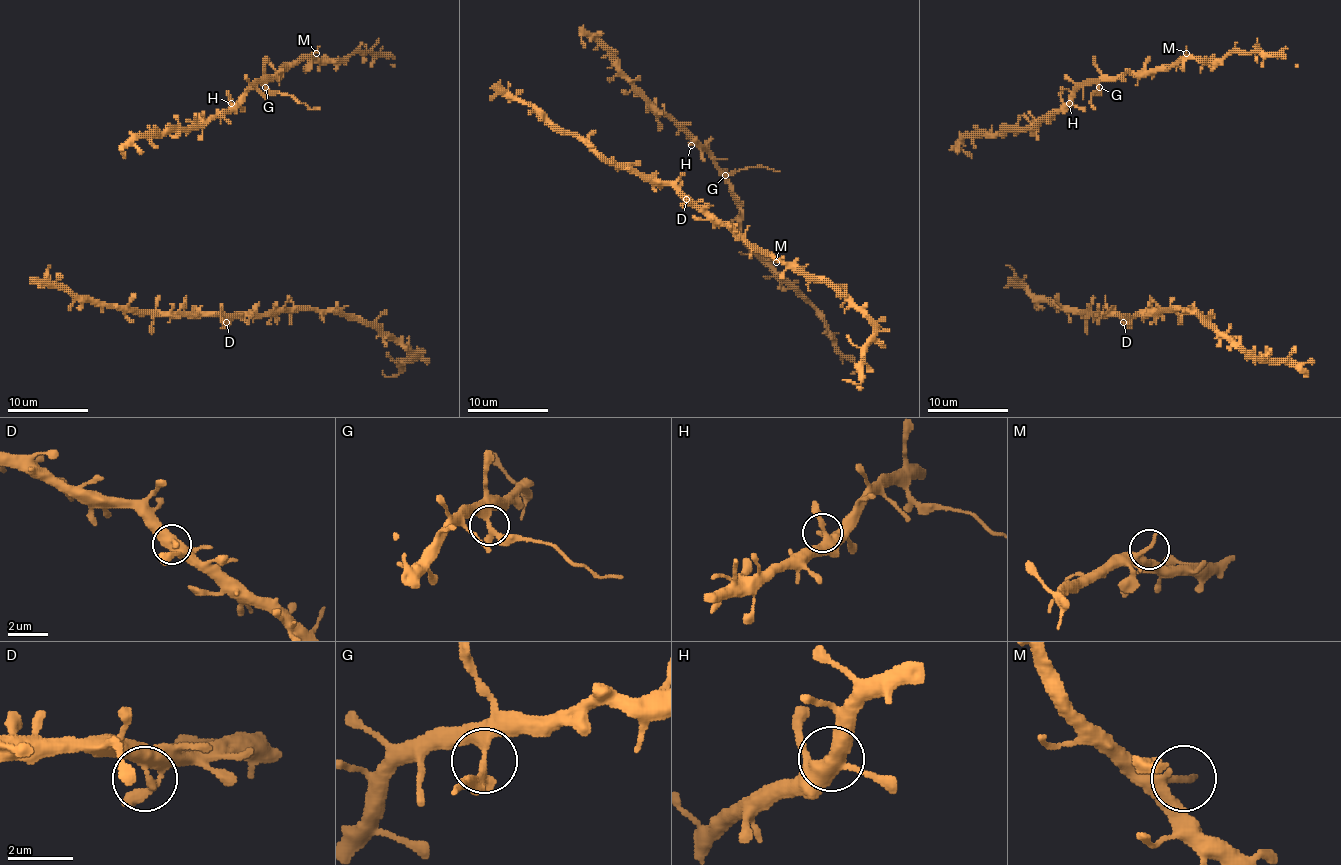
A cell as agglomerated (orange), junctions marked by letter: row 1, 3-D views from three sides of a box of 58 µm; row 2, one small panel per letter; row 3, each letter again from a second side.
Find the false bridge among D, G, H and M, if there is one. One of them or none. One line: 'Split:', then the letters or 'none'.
Split: G

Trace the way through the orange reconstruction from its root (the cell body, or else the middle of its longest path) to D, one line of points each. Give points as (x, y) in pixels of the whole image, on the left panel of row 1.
D: (50, 265), (48, 277), (52, 281), (101, 304), (127, 306), (139, 312), (218, 312), (226, 322)

